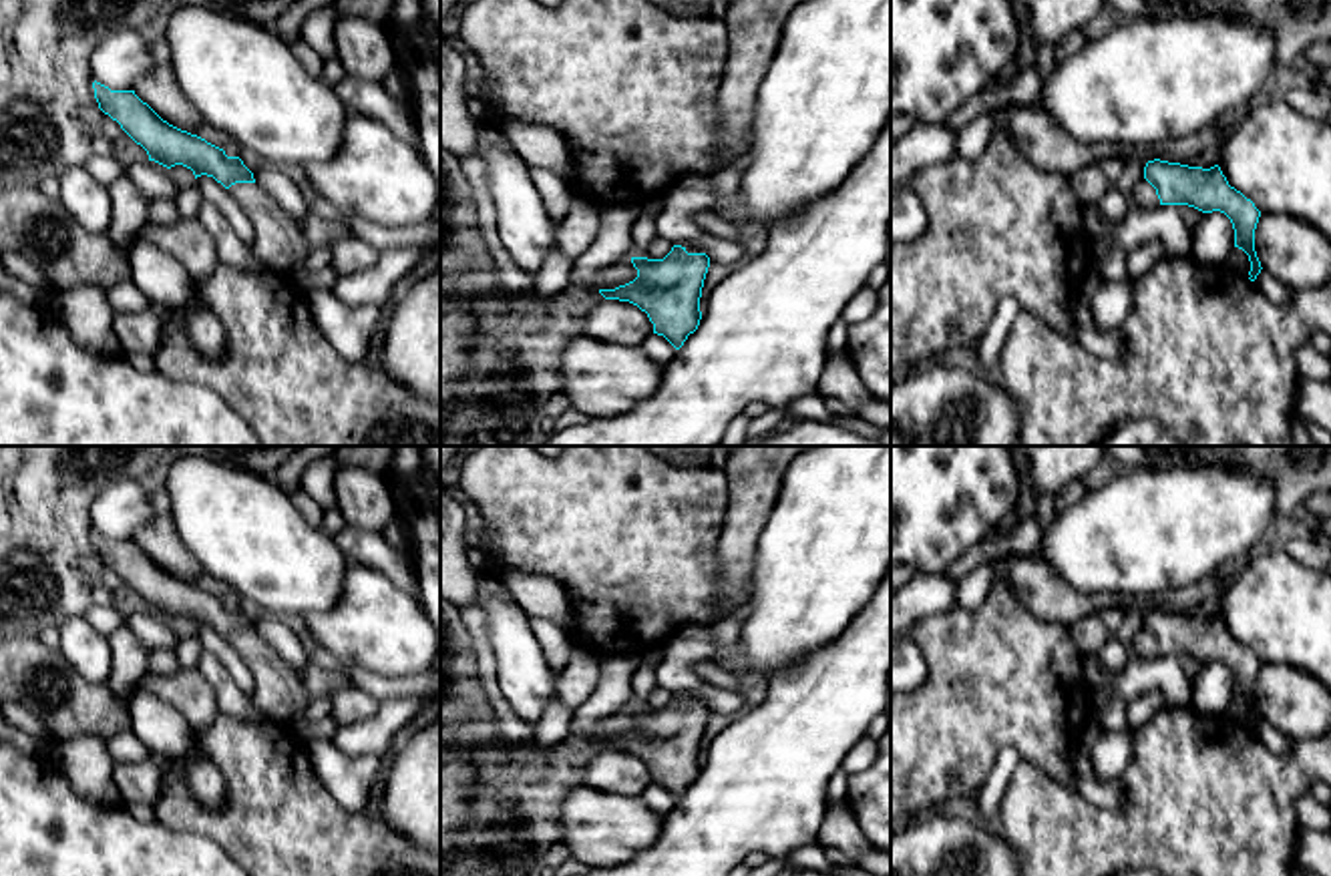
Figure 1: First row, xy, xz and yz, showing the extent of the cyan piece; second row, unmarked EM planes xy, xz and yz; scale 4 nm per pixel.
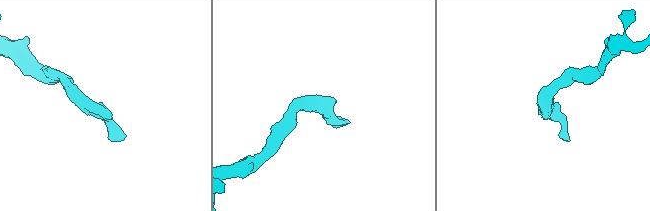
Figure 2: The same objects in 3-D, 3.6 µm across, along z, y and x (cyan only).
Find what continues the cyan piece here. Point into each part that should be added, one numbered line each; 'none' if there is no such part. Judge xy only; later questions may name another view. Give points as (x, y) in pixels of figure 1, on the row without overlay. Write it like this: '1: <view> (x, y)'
1: xy (280, 694)

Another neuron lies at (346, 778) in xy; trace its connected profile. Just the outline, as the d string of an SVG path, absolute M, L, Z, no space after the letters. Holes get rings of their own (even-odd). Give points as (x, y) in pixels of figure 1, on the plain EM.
M330 739L308 743L312 768L324 790L348 812L364 812L368 794L380 774L382 755L348 755Z

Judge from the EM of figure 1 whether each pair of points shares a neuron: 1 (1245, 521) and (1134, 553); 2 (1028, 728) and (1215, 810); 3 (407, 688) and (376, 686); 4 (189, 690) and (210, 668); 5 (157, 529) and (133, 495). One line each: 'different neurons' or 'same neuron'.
1: same neuron
2: different neurons
3: same neuron
4: different neurons
5: different neurons

